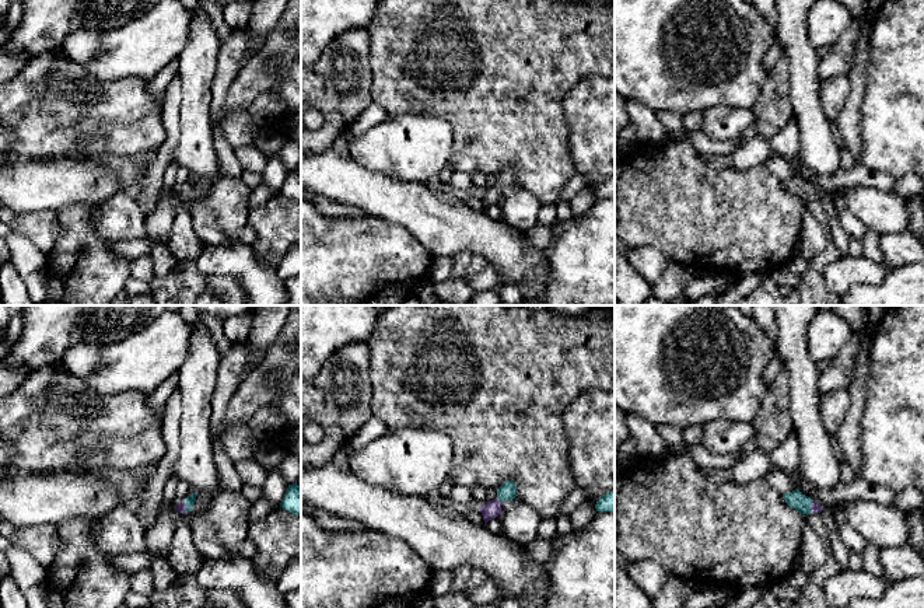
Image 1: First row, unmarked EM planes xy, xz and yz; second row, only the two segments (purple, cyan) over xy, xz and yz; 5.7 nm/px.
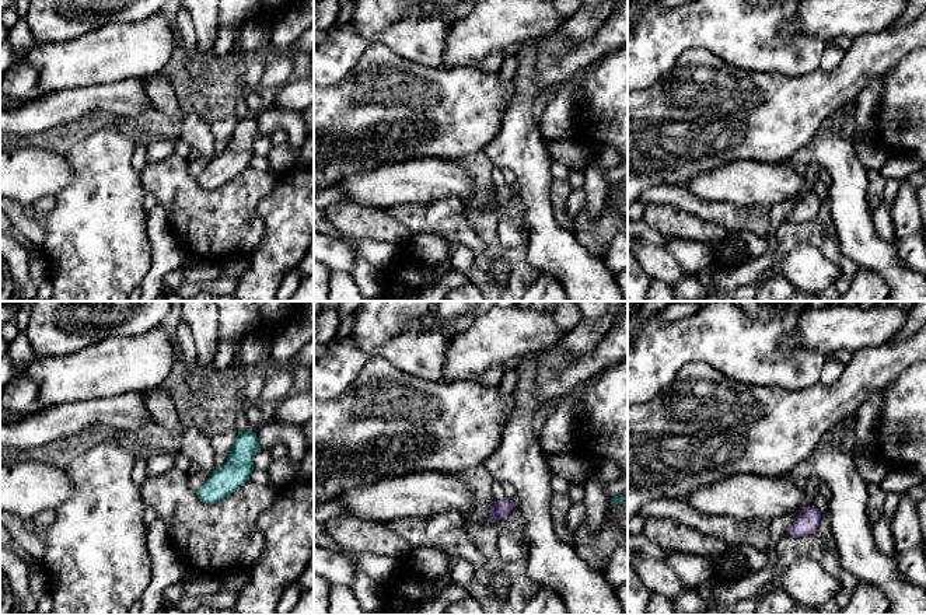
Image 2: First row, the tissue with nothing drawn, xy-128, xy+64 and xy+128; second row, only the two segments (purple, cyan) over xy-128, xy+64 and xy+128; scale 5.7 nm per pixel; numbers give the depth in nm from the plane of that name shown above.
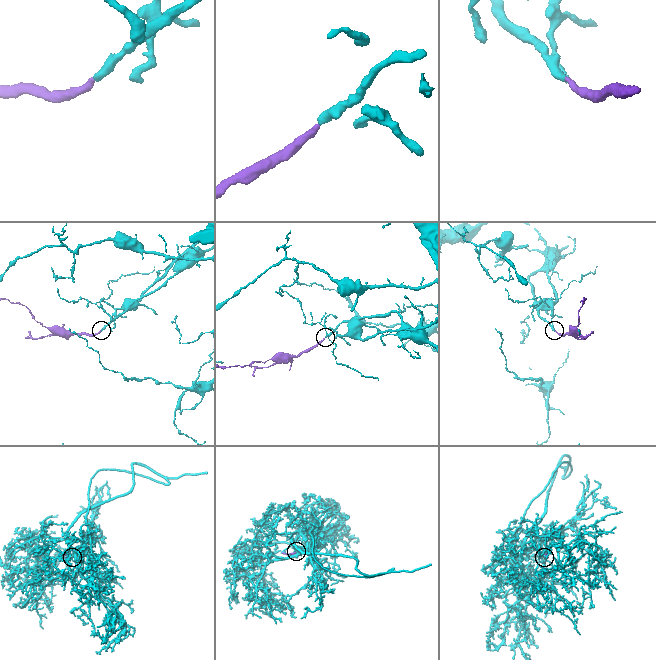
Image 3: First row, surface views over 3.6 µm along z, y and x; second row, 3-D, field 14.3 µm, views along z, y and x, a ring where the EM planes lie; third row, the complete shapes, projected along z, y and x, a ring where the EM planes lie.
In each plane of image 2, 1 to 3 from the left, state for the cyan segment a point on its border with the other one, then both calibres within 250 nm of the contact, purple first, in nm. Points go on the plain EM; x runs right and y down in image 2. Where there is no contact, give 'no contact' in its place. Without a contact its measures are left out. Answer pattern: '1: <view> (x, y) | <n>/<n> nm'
1: no contact
2: no contact
3: no contact

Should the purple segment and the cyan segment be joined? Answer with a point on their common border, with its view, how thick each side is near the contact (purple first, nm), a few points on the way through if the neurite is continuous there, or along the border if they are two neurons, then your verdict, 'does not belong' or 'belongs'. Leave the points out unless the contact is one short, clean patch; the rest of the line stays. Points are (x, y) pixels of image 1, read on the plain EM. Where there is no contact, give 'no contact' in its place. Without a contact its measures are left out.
contact xz (499, 187); calibres 100 and 100 nm; way xz (492, 195), (499, 187), (507, 177); belongs

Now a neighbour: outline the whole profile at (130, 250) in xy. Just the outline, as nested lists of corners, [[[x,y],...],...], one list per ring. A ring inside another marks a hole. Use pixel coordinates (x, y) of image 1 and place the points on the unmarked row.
[[[148,238],[130,240],[130,241],[112,241],[106,242],[108,248],[125,259],[133,261],[143,255],[150,255],[153,242]]]

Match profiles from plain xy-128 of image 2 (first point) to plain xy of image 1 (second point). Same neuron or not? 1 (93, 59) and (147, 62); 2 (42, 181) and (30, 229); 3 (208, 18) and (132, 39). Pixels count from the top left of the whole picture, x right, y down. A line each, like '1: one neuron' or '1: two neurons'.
1: one neuron
2: two neurons
3: two neurons

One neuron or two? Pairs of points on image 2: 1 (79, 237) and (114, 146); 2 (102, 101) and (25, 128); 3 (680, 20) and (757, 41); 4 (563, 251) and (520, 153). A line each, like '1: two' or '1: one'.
1: one
2: one
3: one
4: one

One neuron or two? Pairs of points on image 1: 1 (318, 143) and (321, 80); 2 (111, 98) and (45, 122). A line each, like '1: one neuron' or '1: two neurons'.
1: one neuron
2: one neuron

